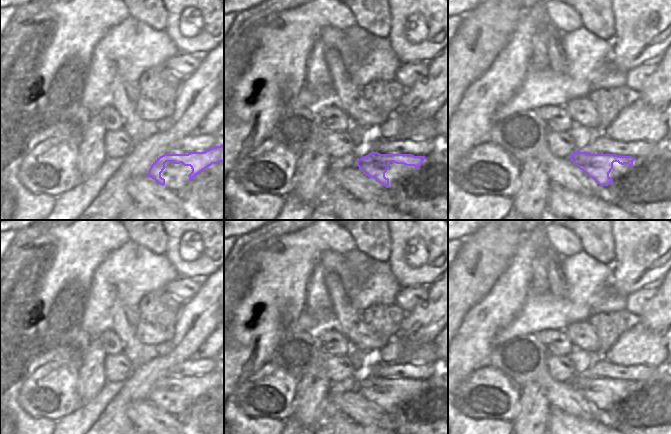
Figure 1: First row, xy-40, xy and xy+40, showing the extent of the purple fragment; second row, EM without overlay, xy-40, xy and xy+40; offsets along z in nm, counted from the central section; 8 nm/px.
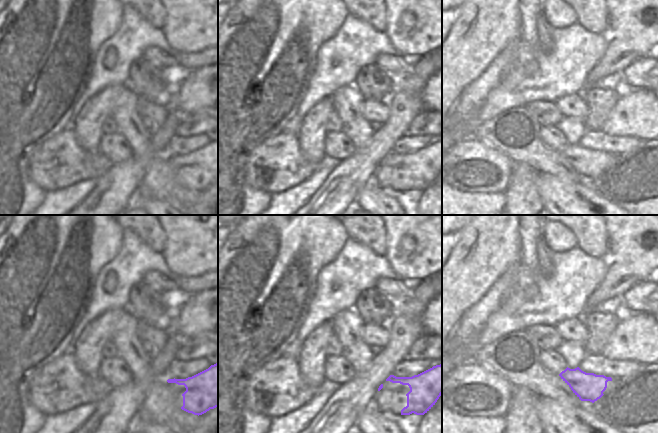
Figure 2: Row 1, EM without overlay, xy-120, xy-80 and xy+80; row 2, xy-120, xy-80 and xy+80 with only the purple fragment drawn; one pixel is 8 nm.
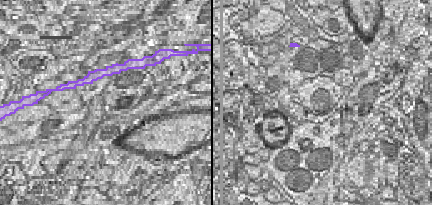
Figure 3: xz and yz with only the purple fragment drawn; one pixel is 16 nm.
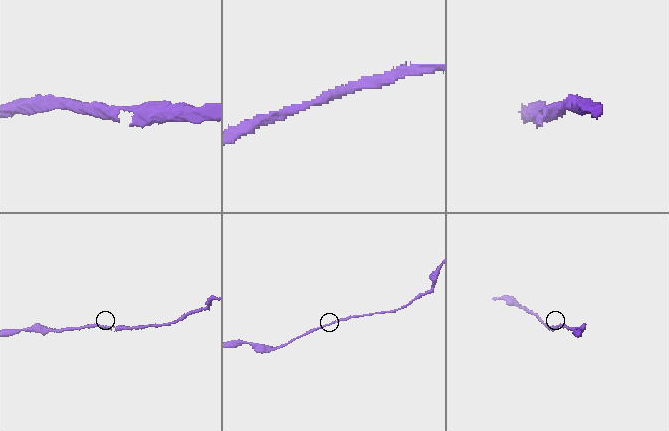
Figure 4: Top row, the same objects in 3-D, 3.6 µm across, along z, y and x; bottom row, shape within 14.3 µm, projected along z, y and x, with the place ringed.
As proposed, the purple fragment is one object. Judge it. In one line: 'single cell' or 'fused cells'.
single cell

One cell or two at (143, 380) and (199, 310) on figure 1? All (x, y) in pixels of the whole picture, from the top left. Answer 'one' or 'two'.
one

